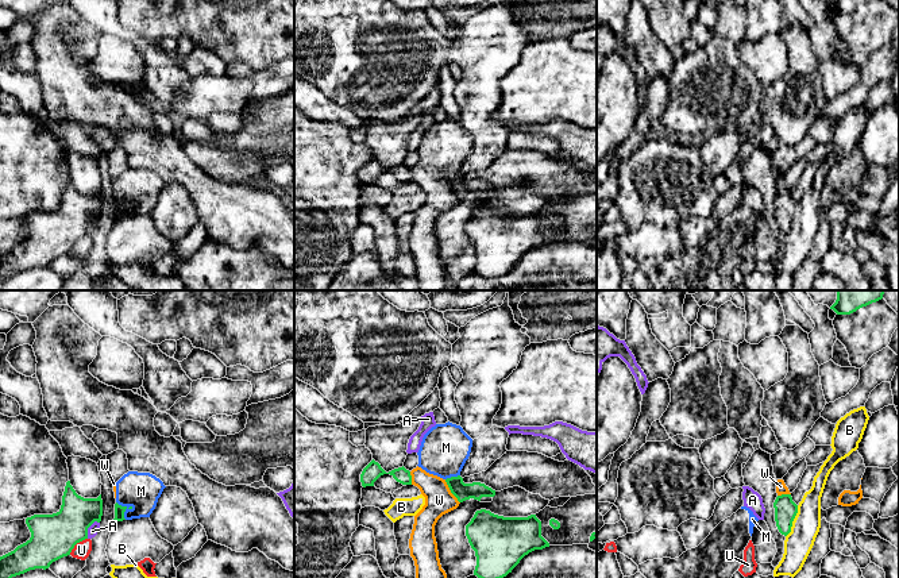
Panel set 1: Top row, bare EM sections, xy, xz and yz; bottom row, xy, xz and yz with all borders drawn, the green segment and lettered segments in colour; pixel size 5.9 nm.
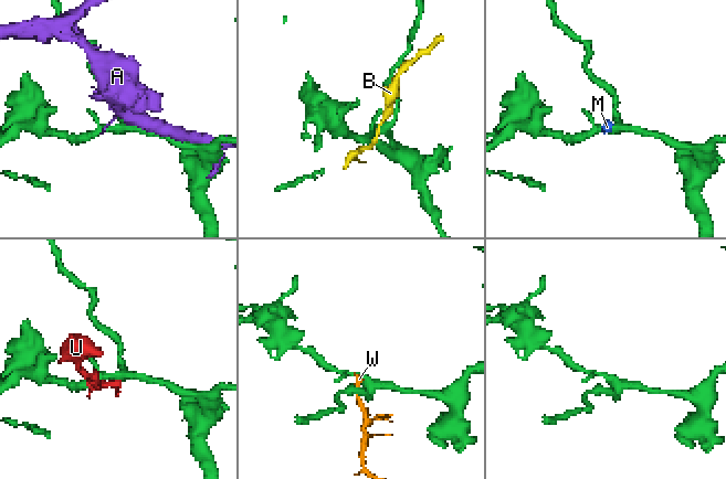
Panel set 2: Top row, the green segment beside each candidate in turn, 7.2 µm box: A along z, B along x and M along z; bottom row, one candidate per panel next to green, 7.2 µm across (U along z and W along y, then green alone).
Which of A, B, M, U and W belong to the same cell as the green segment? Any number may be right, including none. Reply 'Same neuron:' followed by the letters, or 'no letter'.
Same neuron: no letter

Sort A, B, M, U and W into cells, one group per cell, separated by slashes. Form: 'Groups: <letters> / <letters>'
Groups: A / B / M W / U

